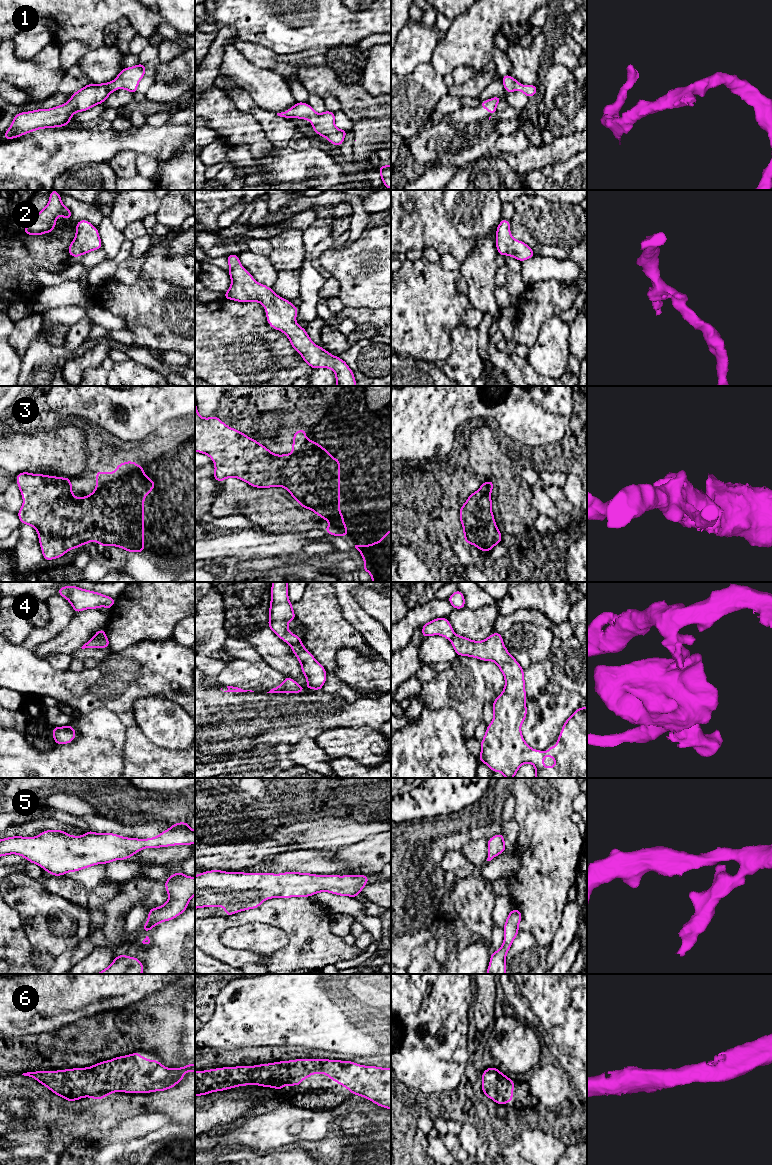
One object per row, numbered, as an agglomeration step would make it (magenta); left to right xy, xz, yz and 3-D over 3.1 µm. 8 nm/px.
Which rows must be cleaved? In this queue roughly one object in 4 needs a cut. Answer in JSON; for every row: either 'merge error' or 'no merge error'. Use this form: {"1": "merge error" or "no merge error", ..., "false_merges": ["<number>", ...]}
{"1": "no merge error", "2": "no merge error", "3": "no merge error", "4": "merge error", "5": "no merge error", "6": "no merge error", "false_merges": ["4"]}

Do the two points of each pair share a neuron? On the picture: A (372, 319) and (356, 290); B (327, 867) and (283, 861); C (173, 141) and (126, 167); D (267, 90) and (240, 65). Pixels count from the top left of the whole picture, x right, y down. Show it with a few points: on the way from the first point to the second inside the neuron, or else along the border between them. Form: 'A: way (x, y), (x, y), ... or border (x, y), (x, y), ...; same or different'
A: border (345, 307), (380, 308); different
B: way (316, 862), (294, 861); same
C: border (137, 154), (131, 151), (118, 151), (113, 156); different
D: way (260, 84), (247, 72); same

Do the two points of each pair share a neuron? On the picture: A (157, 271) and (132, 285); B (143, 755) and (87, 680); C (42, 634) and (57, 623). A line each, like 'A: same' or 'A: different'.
A: different
B: same
C: same

